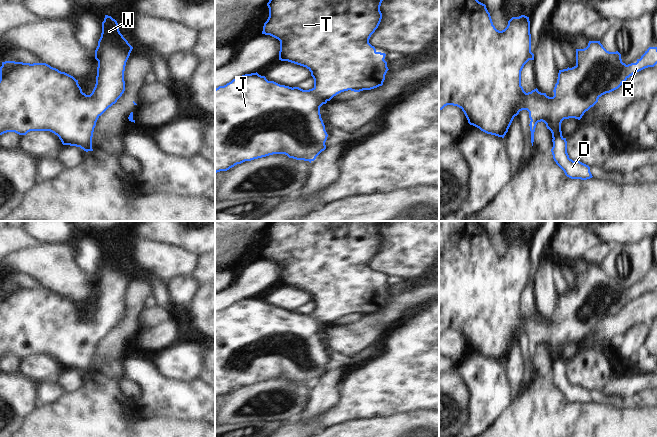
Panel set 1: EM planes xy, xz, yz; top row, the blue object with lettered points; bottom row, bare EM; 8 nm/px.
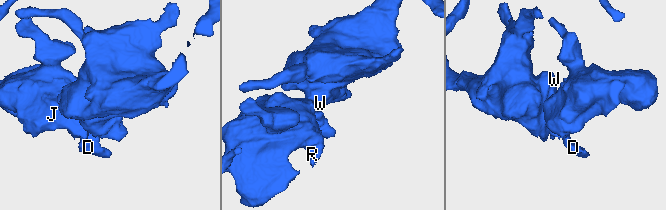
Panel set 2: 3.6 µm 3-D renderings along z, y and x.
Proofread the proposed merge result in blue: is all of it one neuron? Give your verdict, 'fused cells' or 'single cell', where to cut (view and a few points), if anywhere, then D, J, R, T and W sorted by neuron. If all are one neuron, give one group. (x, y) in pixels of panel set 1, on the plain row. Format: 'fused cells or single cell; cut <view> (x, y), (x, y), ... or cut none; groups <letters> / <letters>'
single cell; cut none; groups D J R T W

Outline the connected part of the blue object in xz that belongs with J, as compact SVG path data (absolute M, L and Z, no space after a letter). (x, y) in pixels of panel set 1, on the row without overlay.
M272 221L267 230L269 232L269 241L264 247L262 258L270 259L280 265L279 284L288 285L303 291L306 291L314 303L314 311L309 314L303 314L299 311L289 311L280 309L274 305L268 305L265 300L256 297L245 298L233 303L224 310L215 313L215 397L227 395L237 388L245 385L266 381L273 378L285 378L289 382L296 384L309 385L310 387L326 373L325 366L328 358L321 342L320 331L326 328L337 318L344 315L360 316L363 314L371 314L383 309L385 299L389 294L387 286L384 284L386 278L377 276L375 271L369 267L371 259L378 252L382 237L380 230L386 221Z

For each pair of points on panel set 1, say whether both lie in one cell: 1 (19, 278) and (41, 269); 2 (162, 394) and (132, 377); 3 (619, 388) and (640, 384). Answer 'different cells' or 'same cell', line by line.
1: different cells
2: same cell
3: same cell

